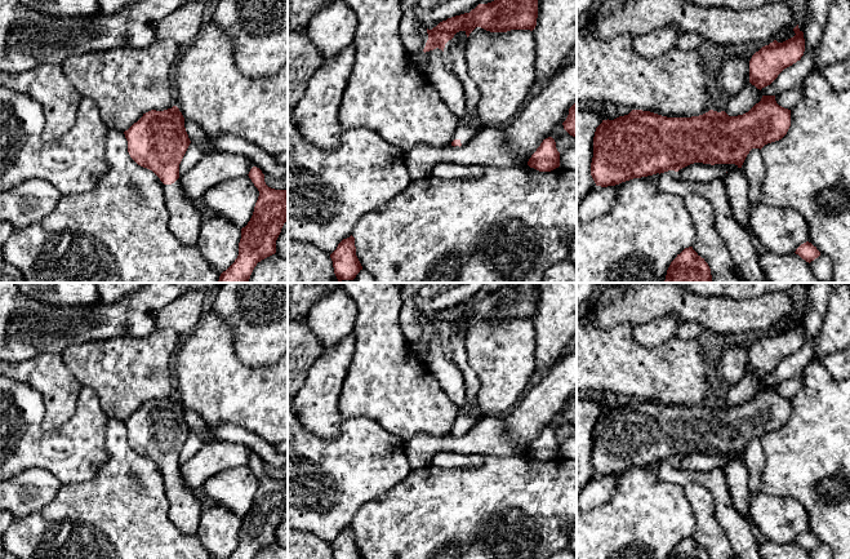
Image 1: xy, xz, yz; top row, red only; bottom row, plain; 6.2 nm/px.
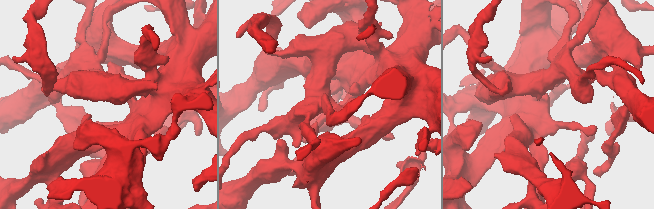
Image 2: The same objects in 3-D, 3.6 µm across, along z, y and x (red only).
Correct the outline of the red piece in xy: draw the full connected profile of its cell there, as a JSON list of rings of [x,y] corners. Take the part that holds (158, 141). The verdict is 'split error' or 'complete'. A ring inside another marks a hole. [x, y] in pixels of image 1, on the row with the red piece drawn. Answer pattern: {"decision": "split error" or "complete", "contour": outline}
{"decision": "split error", "contour": [[[177,106],[164,111],[151,110],[143,114],[124,134],[130,158],[138,165],[152,170],[163,182],[169,212],[169,230],[183,245],[196,245],[204,217],[195,201],[184,195],[179,182],[179,164],[191,143],[182,112]]]}

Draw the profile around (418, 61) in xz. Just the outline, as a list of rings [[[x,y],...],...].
[[[424,52],[410,54],[410,66],[419,74],[426,75],[427,57]]]

